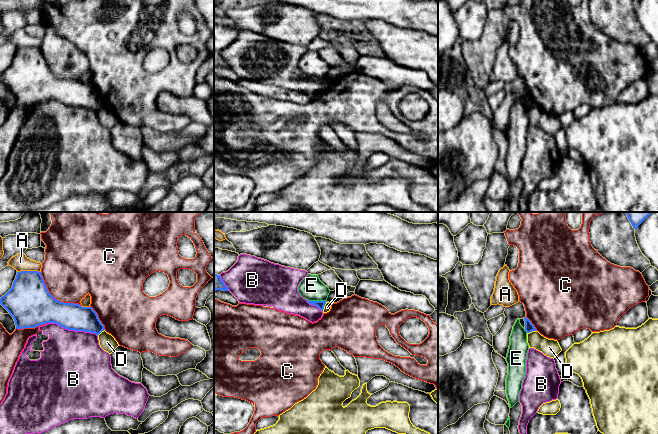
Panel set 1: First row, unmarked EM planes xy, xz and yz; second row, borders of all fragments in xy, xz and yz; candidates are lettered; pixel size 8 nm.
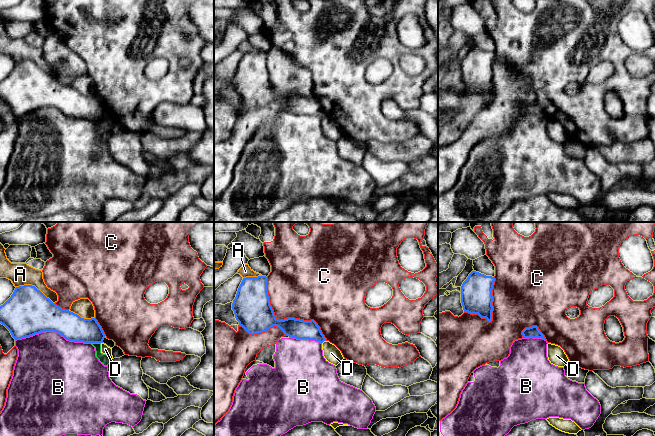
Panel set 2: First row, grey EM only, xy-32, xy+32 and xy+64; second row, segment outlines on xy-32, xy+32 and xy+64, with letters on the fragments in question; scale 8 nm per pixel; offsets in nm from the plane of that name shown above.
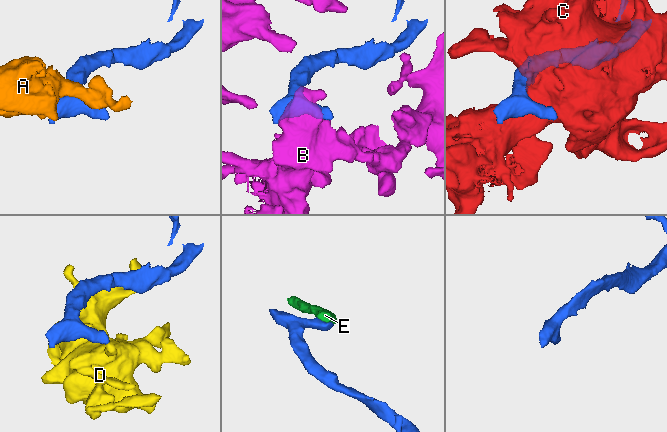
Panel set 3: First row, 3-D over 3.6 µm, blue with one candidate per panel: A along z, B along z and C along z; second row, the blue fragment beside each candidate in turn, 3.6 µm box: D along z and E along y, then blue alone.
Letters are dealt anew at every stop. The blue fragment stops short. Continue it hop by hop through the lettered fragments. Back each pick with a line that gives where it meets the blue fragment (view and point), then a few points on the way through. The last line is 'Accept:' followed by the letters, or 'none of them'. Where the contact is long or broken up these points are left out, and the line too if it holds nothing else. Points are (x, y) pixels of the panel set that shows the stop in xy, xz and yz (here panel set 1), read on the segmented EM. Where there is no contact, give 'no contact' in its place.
Accept: none of them

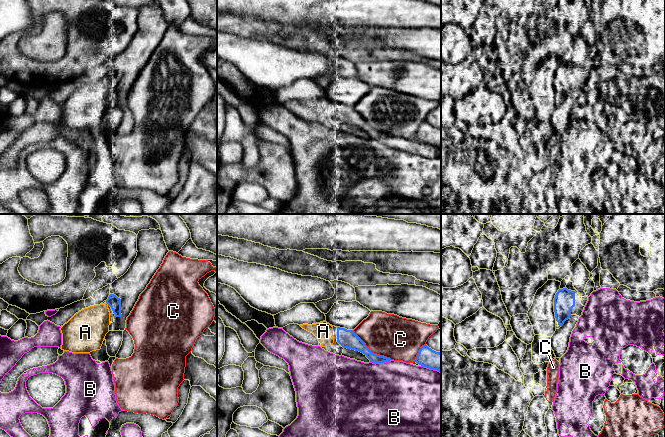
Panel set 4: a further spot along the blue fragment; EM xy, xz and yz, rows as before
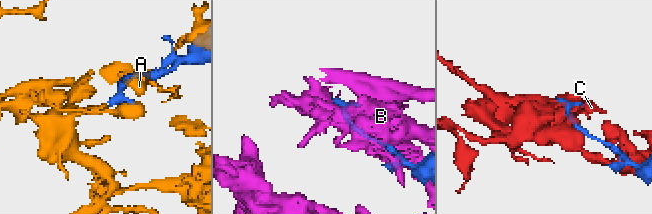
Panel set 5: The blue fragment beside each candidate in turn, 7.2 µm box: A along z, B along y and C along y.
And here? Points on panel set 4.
A: xy (107, 303)
Accept: A

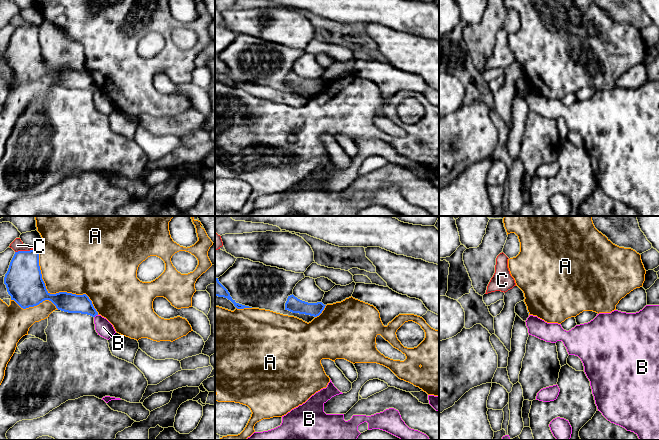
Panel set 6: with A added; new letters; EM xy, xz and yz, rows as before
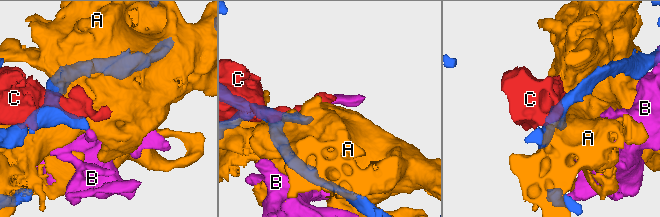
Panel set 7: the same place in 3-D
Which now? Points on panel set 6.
Accept: none of them

